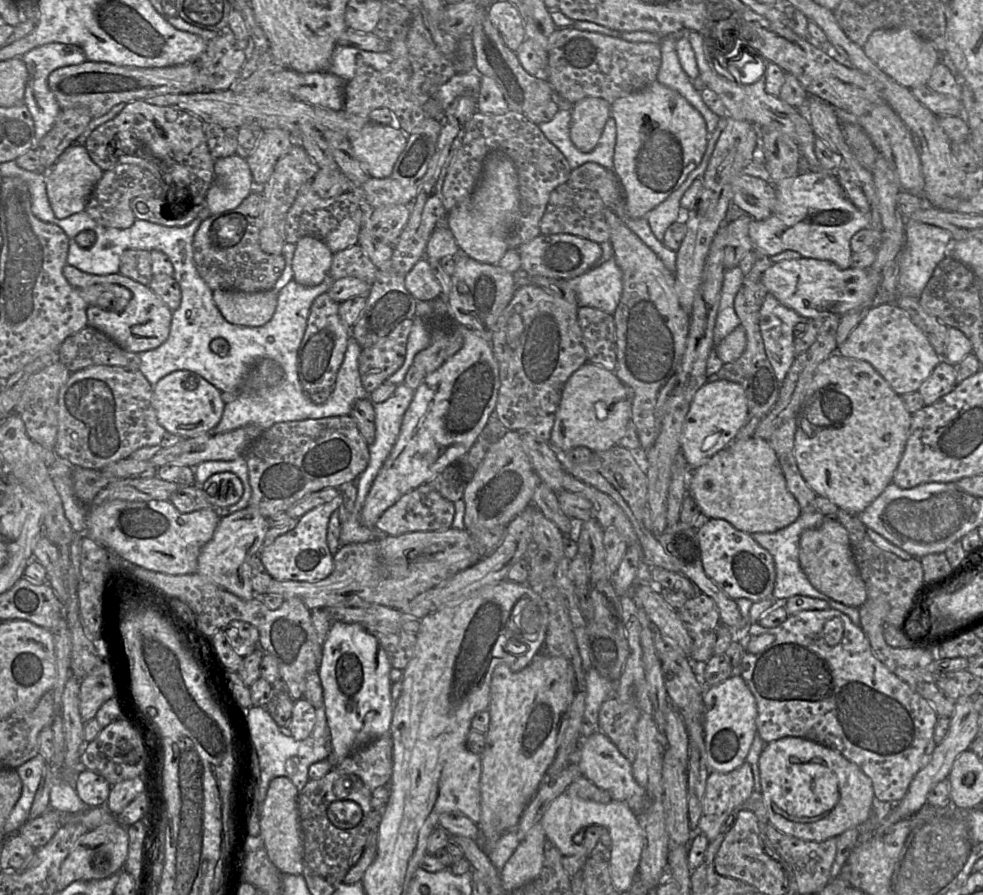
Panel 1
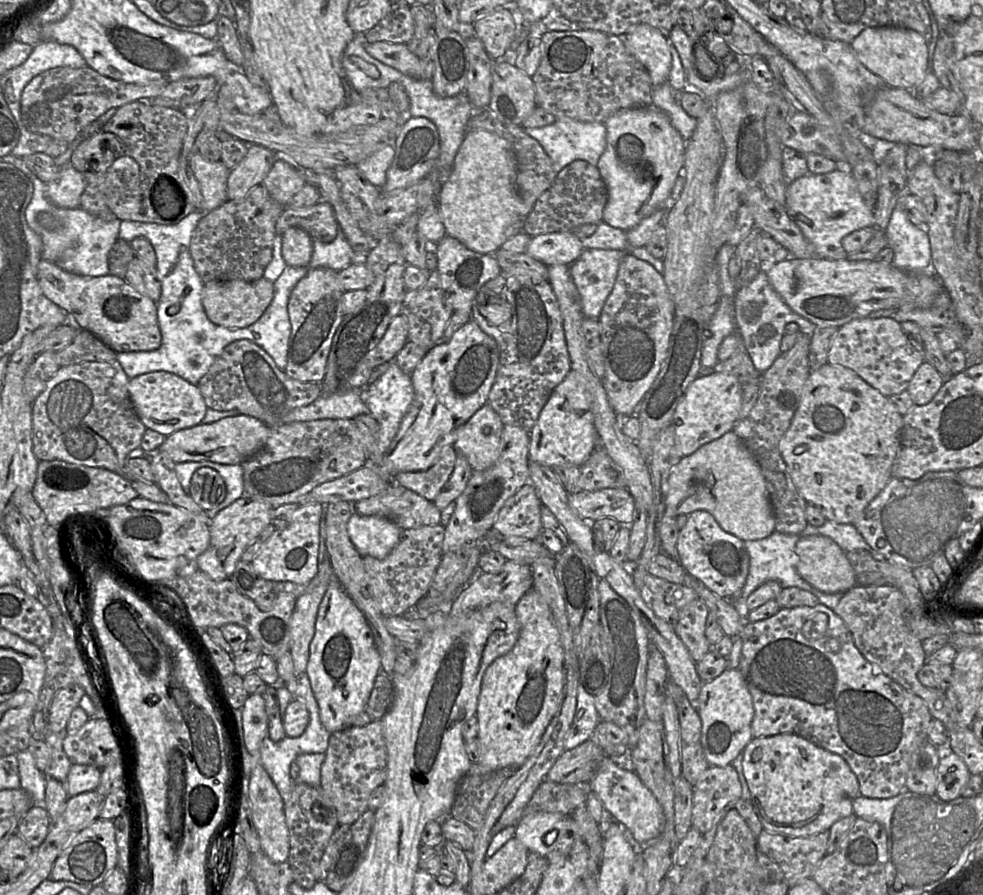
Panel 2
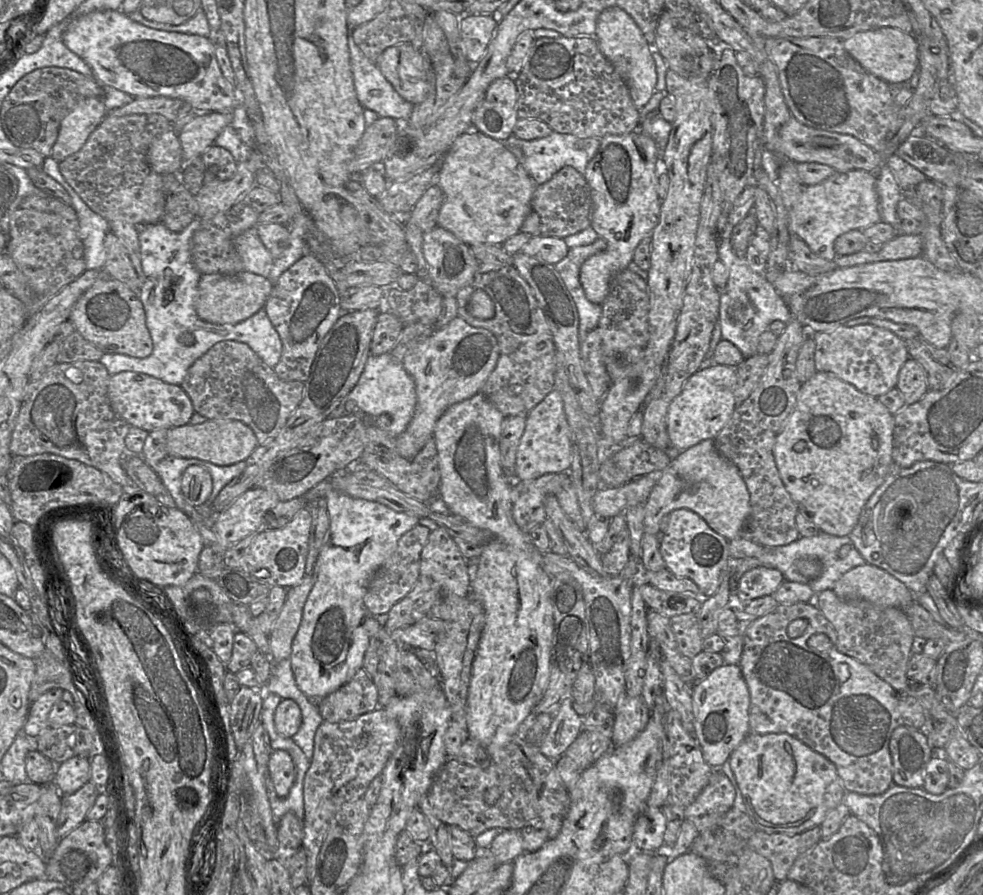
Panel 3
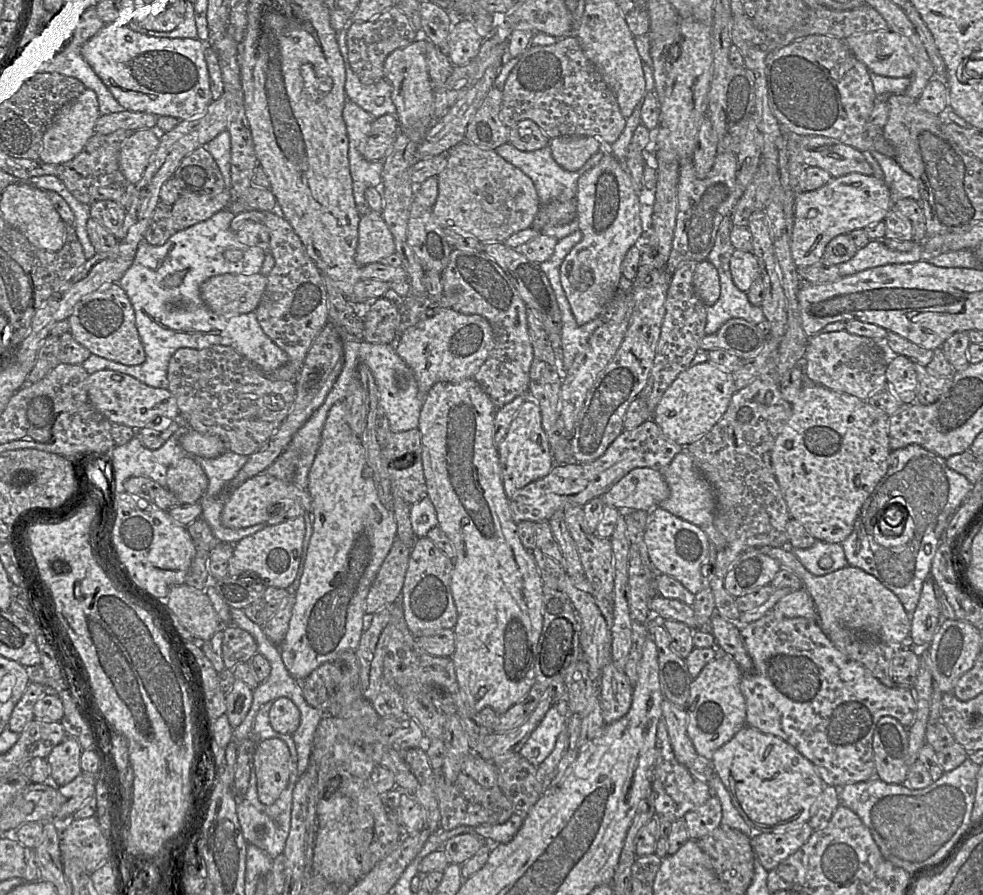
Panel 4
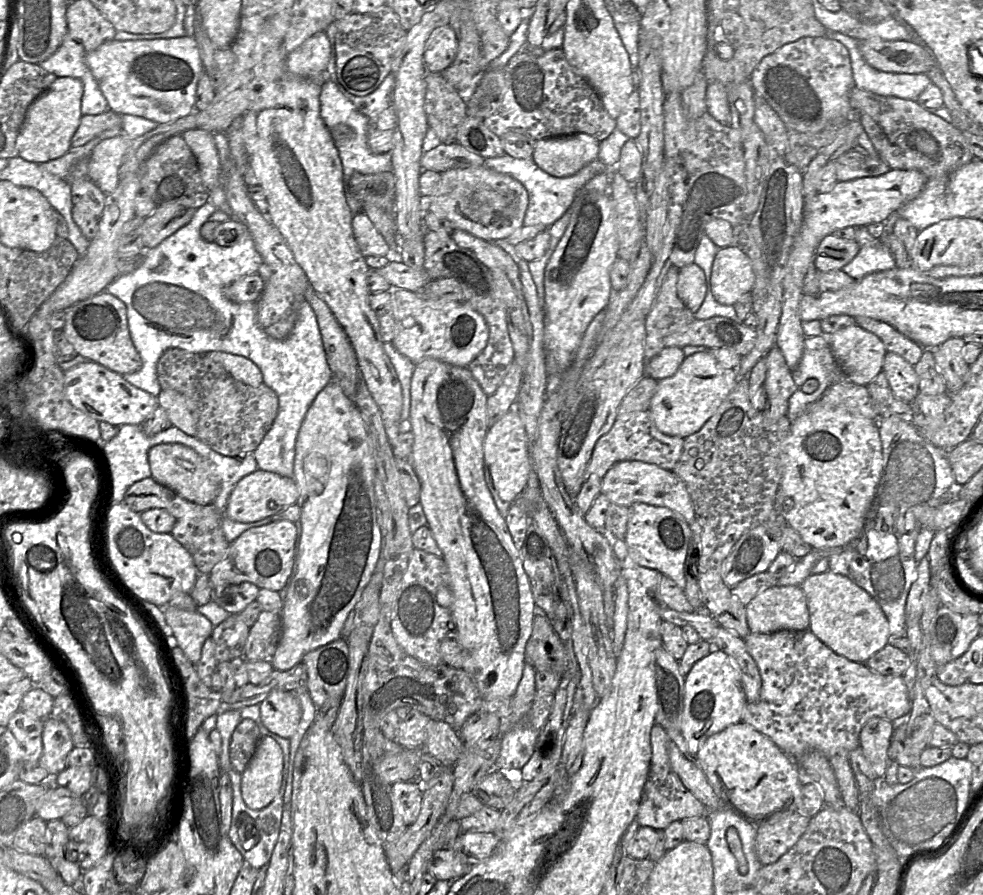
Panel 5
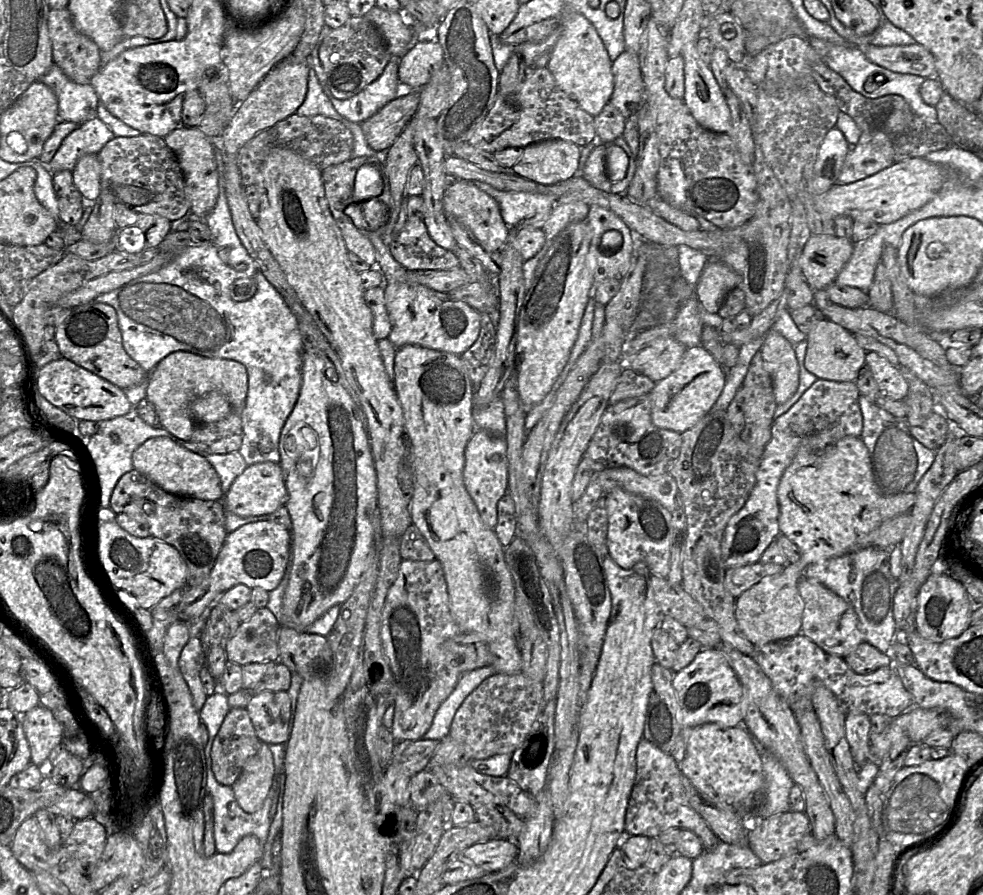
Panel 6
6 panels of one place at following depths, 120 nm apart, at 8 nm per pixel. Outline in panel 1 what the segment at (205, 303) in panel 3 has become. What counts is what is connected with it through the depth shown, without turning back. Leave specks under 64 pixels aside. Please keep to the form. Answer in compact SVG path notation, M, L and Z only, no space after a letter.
M215 290L213 300L222 316L231 324L259 327L273 316L277 305L275 291L242 292Z

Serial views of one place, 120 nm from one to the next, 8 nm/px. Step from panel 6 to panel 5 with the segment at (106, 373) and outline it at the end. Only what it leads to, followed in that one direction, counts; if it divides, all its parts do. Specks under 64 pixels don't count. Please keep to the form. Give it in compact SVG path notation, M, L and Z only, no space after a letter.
M106 289L68 308L65 317L62 332L78 355L121 375L134 373L142 367L141 356L130 336L126 305Z

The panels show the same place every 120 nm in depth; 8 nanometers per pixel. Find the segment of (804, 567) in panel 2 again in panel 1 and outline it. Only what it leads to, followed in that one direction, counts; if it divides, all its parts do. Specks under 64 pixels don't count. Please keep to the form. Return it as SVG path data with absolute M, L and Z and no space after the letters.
M826 517L824 523L802 533L799 562L814 588L831 599L854 608L859 608L866 601L866 587L853 557L848 531L834 517Z

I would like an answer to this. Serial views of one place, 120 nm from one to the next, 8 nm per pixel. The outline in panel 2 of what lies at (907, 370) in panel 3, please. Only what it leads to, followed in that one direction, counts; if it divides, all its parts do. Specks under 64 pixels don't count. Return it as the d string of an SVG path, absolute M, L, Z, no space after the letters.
M923 362L913 375L907 392L916 406L928 404L944 384L945 379L931 364Z

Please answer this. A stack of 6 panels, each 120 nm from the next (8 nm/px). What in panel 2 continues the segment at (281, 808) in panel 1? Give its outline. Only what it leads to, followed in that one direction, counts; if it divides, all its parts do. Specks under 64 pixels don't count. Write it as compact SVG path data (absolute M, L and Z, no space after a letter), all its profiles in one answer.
M261 763L253 768L248 786L248 800L253 823L260 839L261 851L274 863L287 862L289 831L284 812L284 800Z

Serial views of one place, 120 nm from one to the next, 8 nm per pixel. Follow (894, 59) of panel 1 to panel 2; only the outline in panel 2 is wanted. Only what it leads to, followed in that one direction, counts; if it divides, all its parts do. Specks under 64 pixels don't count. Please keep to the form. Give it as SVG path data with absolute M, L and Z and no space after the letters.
M866 28L849 45L857 59L889 87L913 91L930 72L928 45L925 37L909 28Z

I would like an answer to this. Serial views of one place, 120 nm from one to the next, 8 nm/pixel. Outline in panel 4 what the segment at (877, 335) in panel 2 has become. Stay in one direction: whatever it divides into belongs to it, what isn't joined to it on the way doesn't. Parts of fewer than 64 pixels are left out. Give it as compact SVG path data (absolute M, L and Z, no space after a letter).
M840 330L837 332L819 333L809 340L809 344L808 344L806 355L805 355L807 360L805 374L807 375L809 379L814 381L818 385L822 385L836 392L856 396L857 398L861 400L867 400L871 396L871 394L873 394L876 390L878 390L885 382L887 382L886 370L887 370L888 363L891 360L891 356L898 356L898 355L892 355L887 350L886 342L879 342L869 337L851 334L845 330Z

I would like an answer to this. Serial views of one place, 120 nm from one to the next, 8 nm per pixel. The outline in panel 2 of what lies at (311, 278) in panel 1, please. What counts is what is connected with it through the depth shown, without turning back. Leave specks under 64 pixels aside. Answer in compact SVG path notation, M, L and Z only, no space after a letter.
M288 228L279 238L281 254L287 266L308 267L314 240L300 228Z

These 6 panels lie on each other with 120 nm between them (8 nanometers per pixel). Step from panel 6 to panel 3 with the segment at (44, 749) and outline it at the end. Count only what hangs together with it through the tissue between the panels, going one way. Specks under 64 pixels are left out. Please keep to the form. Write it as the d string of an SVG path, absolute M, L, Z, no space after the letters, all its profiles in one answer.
M74 756L56 763L54 783L60 794L71 794L90 781L90 758Z

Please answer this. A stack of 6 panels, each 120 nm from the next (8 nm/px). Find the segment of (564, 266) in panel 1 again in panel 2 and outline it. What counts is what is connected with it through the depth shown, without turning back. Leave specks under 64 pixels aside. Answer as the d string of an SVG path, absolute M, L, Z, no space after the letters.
M547 233L531 237L525 254L546 267L553 264L570 265L585 248L581 239L569 233Z

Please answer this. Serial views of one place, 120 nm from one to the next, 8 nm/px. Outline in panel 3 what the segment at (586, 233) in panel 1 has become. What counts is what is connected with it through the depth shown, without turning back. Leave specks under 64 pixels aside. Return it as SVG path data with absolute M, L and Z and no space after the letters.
M564 166L547 182L536 186L531 199L531 210L520 232L531 236L565 238L590 227L592 200L584 174L571 166Z

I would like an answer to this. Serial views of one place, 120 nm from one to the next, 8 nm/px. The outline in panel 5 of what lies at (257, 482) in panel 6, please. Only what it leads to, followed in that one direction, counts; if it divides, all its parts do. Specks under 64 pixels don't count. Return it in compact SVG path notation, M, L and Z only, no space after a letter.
M257 469L243 477L234 487L229 498L226 516L236 522L256 522L296 504L298 498L299 491L293 478Z

